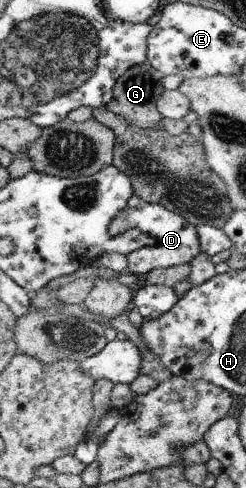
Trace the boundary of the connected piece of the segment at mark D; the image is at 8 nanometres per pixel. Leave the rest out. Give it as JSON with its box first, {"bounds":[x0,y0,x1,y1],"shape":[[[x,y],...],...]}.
{"bounds":[108,203,200,278],"shape":[[[141,203],[134,208],[122,209],[108,225],[108,236],[122,235],[124,231],[138,228],[140,235],[148,238],[148,243],[142,245],[140,249],[125,255],[127,261],[127,273],[133,273],[139,278],[143,278],[150,269],[158,267],[166,269],[172,265],[184,265],[190,259],[196,257],[200,252],[198,237],[194,226],[186,223],[177,213],[170,213],[169,209],[164,209],[162,205],[152,205],[151,203]]]}

